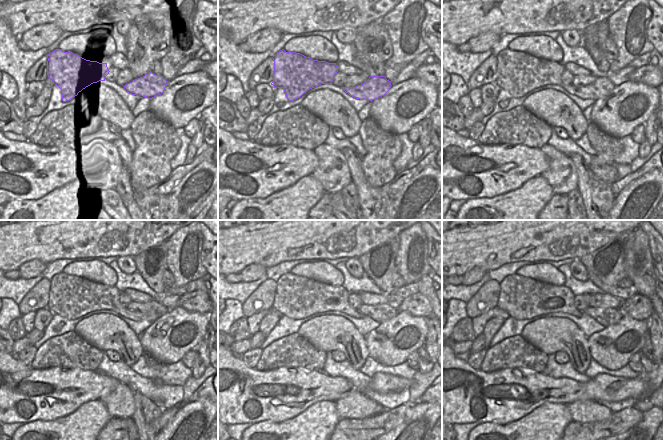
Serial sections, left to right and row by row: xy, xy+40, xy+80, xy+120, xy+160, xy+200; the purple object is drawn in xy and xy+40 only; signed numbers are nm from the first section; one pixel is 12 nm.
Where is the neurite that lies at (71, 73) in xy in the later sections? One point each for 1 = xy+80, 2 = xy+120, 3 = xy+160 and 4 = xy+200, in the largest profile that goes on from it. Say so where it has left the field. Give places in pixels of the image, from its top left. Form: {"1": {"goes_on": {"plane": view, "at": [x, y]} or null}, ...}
{"1": {"goes_on": {"plane": "xy+80", "at": [519, 73]}}, "2": {"goes_on": {"plane": "xy+120", "at": [71, 297]}}, "3": {"goes_on": {"plane": "xy+160", "at": [296, 297]}}, "4": {"goes_on": {"plane": "xy+200", "at": [521, 297]}}}

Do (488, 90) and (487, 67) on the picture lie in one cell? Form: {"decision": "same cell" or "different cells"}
{"decision": "different cells"}

